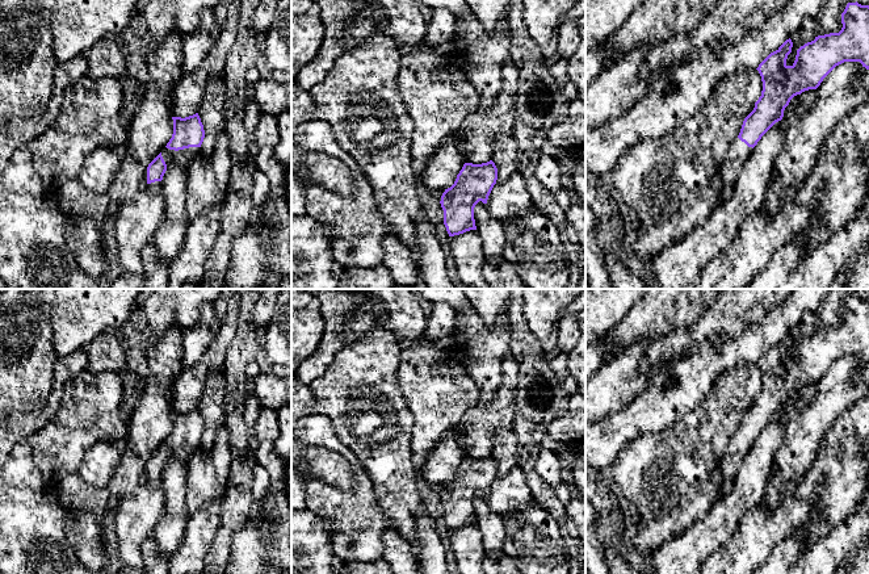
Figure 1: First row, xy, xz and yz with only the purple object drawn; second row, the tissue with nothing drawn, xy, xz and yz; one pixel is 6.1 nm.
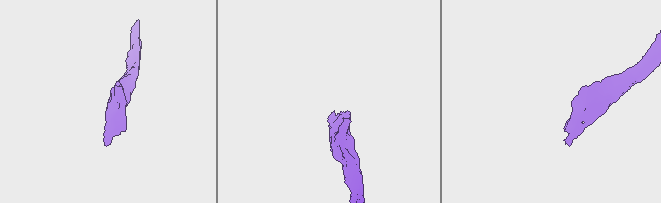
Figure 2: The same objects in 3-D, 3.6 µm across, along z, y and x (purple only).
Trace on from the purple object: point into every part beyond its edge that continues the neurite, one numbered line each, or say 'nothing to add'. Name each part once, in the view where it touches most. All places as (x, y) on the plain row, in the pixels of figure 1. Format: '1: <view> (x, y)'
1: xy (183, 452)

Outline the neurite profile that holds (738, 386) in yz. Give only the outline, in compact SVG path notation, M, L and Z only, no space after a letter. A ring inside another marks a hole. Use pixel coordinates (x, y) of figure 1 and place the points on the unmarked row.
M757 364L736 365L715 380L710 394L692 411L660 431L627 443L616 461L600 472L600 482L613 487L622 504L641 525L660 520L679 506L684 494L705 490L730 439L738 432L744 412L761 390Z

